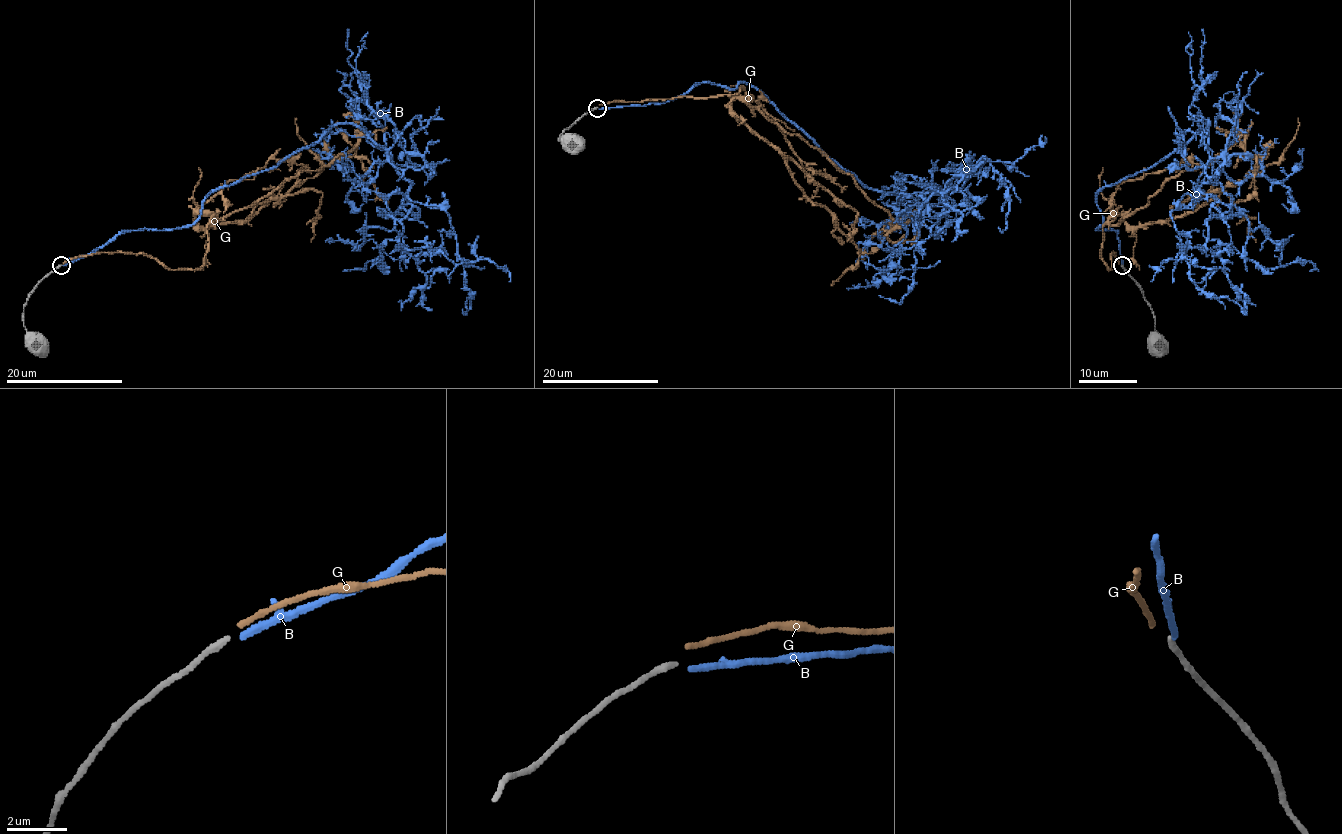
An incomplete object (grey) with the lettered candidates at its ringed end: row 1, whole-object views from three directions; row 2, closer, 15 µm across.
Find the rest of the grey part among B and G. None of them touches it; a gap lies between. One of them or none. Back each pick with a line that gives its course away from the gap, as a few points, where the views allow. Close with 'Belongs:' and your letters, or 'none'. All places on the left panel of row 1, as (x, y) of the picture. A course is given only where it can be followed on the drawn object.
Belongs: none

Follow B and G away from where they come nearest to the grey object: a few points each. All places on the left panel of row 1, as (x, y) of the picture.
B: (63, 265), (126, 231), (190, 226), (210, 194), (353, 124), (408, 179), (405, 205), (448, 214), (462, 309)
G: (63, 264), (131, 252), (197, 269), (211, 215), (195, 214), (204, 227), (242, 223), (322, 167), (296, 118)

